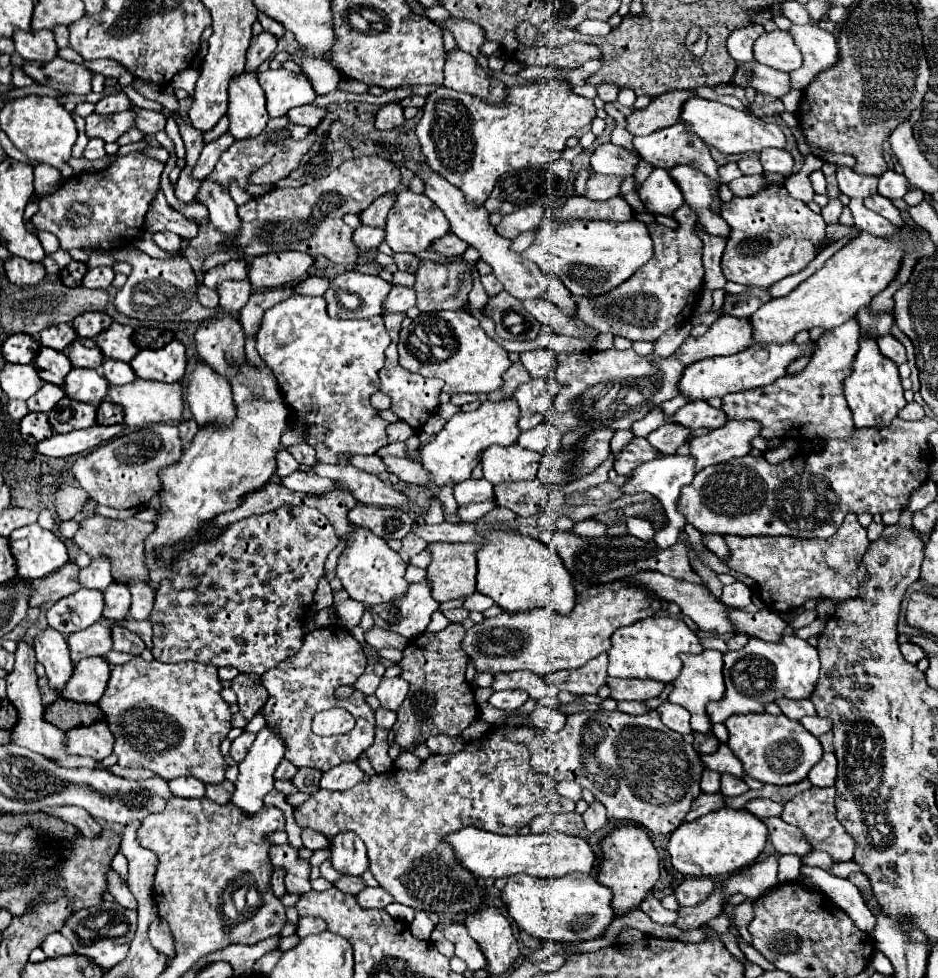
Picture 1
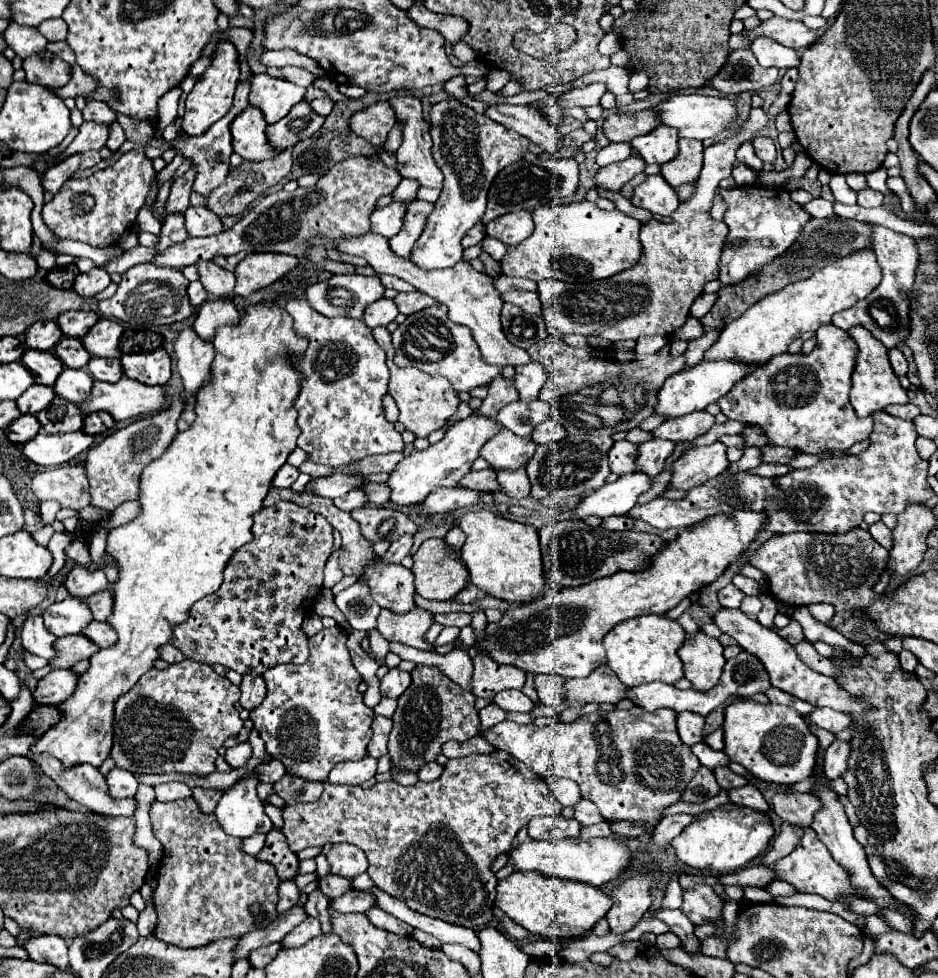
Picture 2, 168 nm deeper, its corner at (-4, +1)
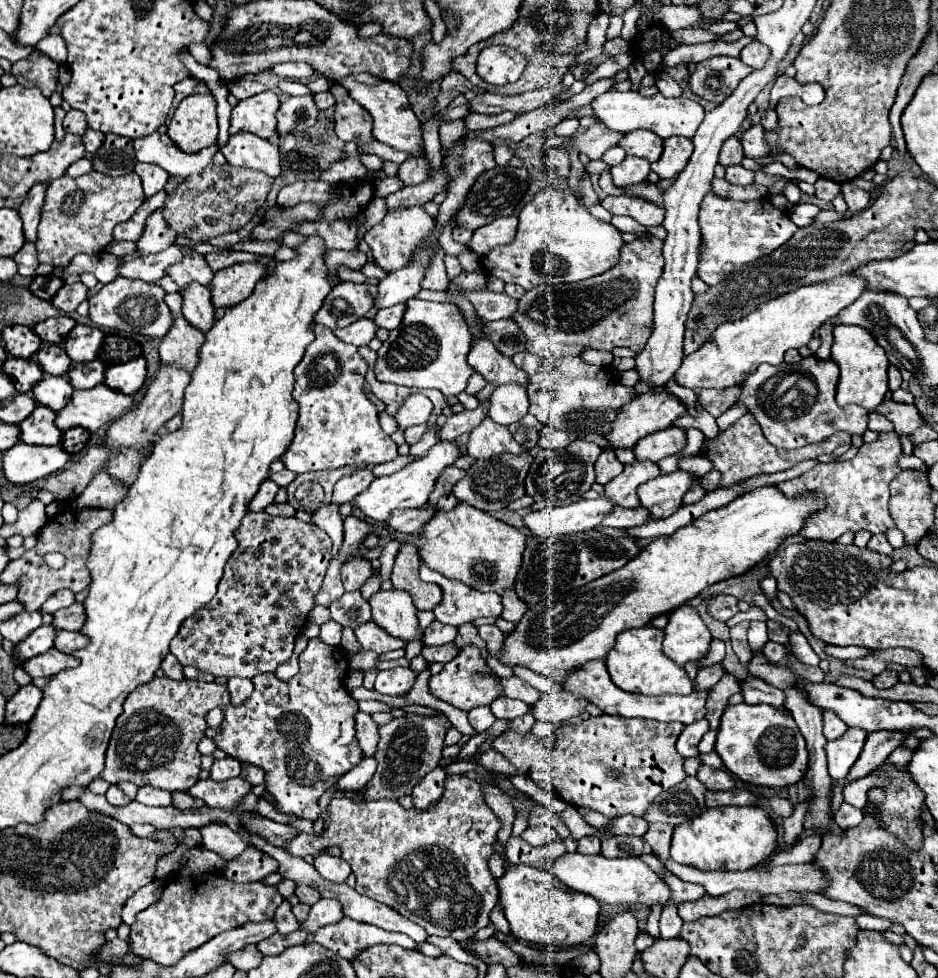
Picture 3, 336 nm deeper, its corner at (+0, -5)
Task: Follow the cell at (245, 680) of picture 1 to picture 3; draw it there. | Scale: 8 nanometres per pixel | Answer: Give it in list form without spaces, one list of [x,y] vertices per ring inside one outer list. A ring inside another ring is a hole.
[[[228,678],[228,684],[226,684],[230,696],[232,696],[232,702],[238,704],[238,702],[244,702],[252,690],[254,690],[254,684],[250,680],[244,680],[244,678]]]

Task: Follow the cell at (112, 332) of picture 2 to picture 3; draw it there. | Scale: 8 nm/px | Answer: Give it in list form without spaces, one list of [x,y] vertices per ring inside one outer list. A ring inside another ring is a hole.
[[[76,324],[64,338],[62,348],[70,356],[70,360],[86,362],[98,356],[102,340],[104,340],[102,330],[94,326],[86,326],[86,324]]]

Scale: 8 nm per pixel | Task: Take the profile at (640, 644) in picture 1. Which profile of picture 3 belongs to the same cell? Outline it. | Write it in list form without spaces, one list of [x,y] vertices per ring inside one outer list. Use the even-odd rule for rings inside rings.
[[[654,626],[630,628],[622,632],[616,640],[616,646],[606,656],[606,666],[612,682],[624,692],[644,694],[644,696],[662,696],[662,694],[690,694],[692,680],[686,670],[674,660],[662,654],[662,632]]]

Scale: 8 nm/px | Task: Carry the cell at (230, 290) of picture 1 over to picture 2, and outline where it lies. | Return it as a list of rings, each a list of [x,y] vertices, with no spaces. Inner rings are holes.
[[[202,262],[198,264],[200,270],[200,282],[210,292],[212,298],[230,298],[236,286],[236,276],[232,272],[226,272],[224,268],[218,268],[214,262]]]

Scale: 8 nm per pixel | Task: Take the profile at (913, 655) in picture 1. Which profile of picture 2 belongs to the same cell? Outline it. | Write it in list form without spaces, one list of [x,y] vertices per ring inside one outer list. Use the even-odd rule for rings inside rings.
[[[902,650],[902,652],[898,654],[898,658],[900,658],[900,666],[902,666],[904,670],[908,670],[908,672],[914,672],[914,668],[916,668],[916,664],[918,664],[918,658],[916,658],[912,652],[906,652],[906,650]]]

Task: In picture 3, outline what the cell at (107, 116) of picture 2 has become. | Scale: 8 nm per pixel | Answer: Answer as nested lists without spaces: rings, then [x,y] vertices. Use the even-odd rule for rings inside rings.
[[[78,110],[66,112],[66,118],[64,118],[64,130],[66,132],[72,132],[72,134],[82,136],[86,132],[86,128],[88,126],[86,126],[86,118],[84,118],[82,112],[78,112]]]

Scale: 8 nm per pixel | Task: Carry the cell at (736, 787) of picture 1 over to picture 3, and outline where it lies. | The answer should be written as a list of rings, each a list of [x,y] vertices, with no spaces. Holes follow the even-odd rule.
[[[700,766],[696,778],[708,790],[730,790],[730,788],[734,788],[734,780],[726,770],[714,770],[710,766]]]

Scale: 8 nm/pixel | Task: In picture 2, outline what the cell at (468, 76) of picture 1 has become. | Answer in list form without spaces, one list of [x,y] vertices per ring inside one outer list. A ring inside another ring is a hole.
[[[492,104],[484,112],[488,118],[514,128],[518,134],[526,136],[534,144],[542,146],[546,152],[556,154],[562,144],[562,136],[554,126],[542,120],[540,110],[526,104],[526,106],[512,106],[512,104]]]

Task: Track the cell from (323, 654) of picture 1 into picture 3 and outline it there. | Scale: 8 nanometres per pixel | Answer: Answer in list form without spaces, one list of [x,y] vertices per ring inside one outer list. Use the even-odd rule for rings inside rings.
[[[312,638],[300,654],[300,672],[296,676],[282,682],[274,674],[258,674],[252,678],[254,692],[240,706],[230,704],[224,708],[224,722],[218,726],[220,732],[214,736],[216,748],[240,762],[260,766],[264,770],[264,788],[274,798],[276,810],[282,814],[316,822],[320,816],[320,796],[334,788],[338,778],[364,758],[354,734],[354,714],[358,704],[344,686],[348,670],[348,660],[340,648],[320,642],[320,638]]]

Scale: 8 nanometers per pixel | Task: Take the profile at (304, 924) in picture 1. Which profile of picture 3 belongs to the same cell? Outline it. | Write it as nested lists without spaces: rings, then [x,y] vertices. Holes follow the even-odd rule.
[[[296,930],[296,932],[286,934],[286,936],[282,936],[282,934],[272,934],[270,938],[258,942],[256,948],[258,948],[258,952],[262,952],[264,956],[276,956],[276,954],[284,952],[284,950],[290,948],[290,946],[304,944],[306,940],[308,940],[308,934],[302,934],[302,930]]]

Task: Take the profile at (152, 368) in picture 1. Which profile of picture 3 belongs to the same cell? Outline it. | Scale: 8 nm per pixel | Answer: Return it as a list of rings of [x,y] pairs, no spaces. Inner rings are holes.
[[[134,358],[124,364],[114,364],[106,368],[104,384],[112,390],[118,390],[122,394],[136,394],[144,380],[146,380],[146,360]]]

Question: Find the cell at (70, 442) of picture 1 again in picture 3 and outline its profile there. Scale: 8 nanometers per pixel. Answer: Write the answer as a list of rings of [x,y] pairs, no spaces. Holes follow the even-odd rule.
[[[16,442],[16,446],[4,452],[2,470],[12,486],[24,486],[62,470],[68,460],[70,454],[66,454],[66,450],[62,450],[60,444],[26,446],[22,442]]]

